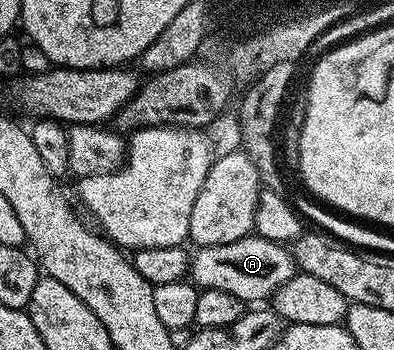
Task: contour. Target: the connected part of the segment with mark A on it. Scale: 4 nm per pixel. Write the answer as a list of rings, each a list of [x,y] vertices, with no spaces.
[[[251,233],[240,241],[197,248],[190,255],[188,279],[201,290],[220,289],[242,300],[243,304],[254,305],[257,299],[269,300],[274,291],[295,274],[293,254],[283,244],[261,239],[258,234]]]

